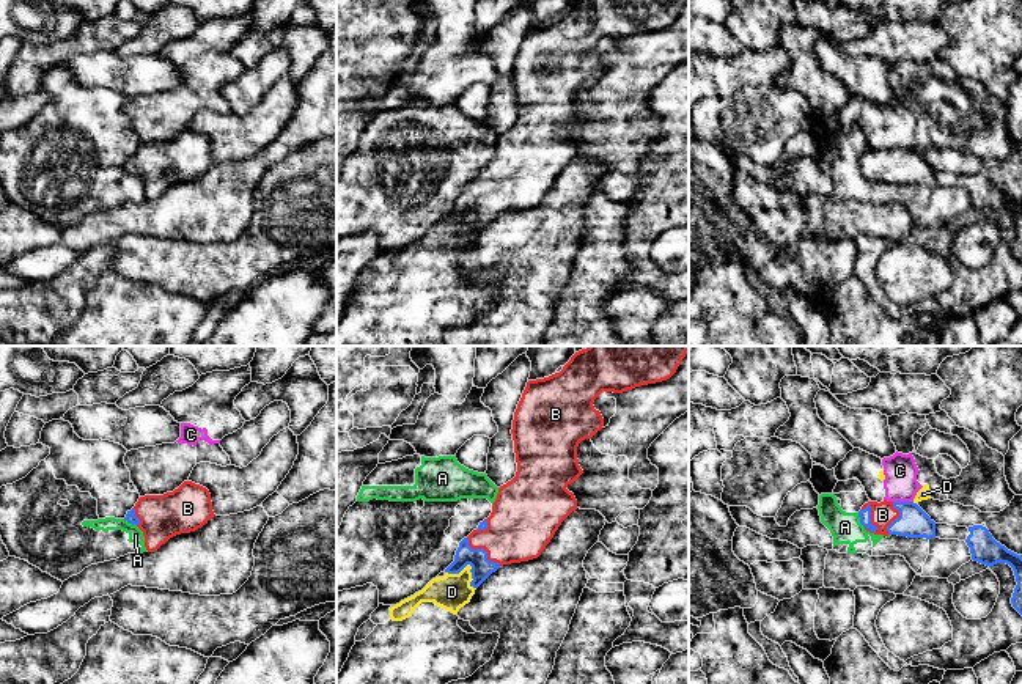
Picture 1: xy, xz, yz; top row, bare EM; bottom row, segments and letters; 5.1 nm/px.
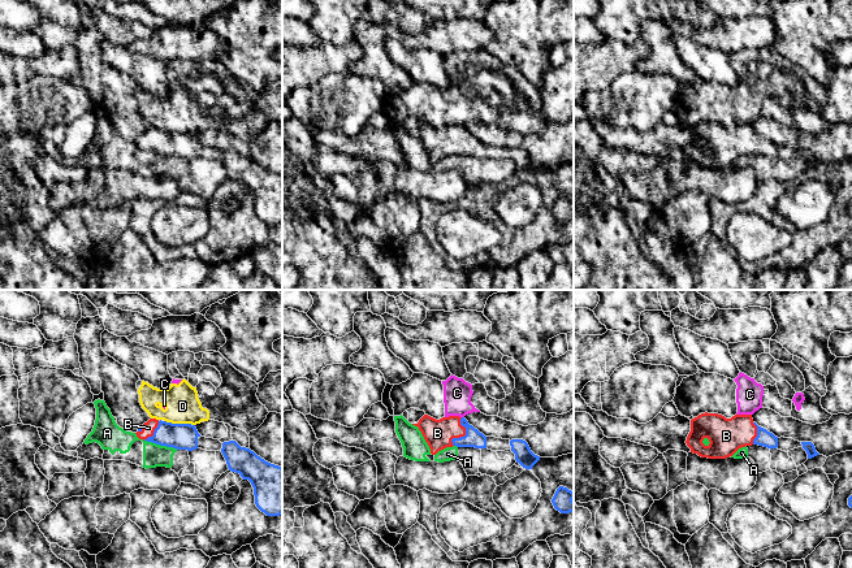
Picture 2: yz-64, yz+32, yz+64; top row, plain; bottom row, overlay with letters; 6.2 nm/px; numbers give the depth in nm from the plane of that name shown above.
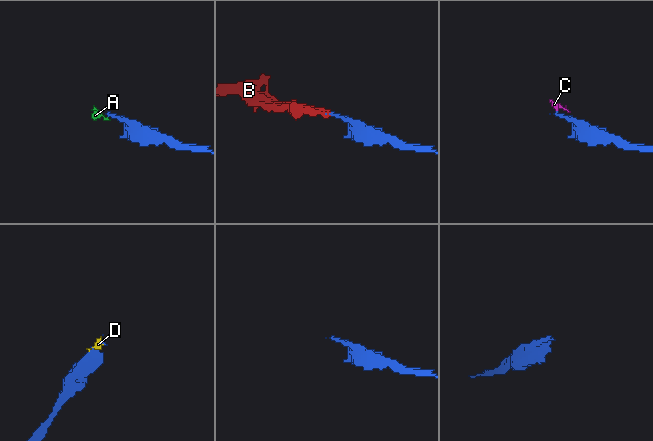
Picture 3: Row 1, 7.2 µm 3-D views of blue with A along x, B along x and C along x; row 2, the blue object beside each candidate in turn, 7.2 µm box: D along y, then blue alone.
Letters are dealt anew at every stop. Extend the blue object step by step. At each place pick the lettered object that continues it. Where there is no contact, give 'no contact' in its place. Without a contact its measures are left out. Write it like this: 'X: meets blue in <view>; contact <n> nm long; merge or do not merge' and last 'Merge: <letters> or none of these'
A: meets blue in yz; contact 90 nm long; do not merge
B: meets blue in yz; contact 160 nm long; merge
C: meets blue in yz; contact 100 nm long; do not merge
D: meets blue in xz; contact 180 nm long; do not merge
Merge: B

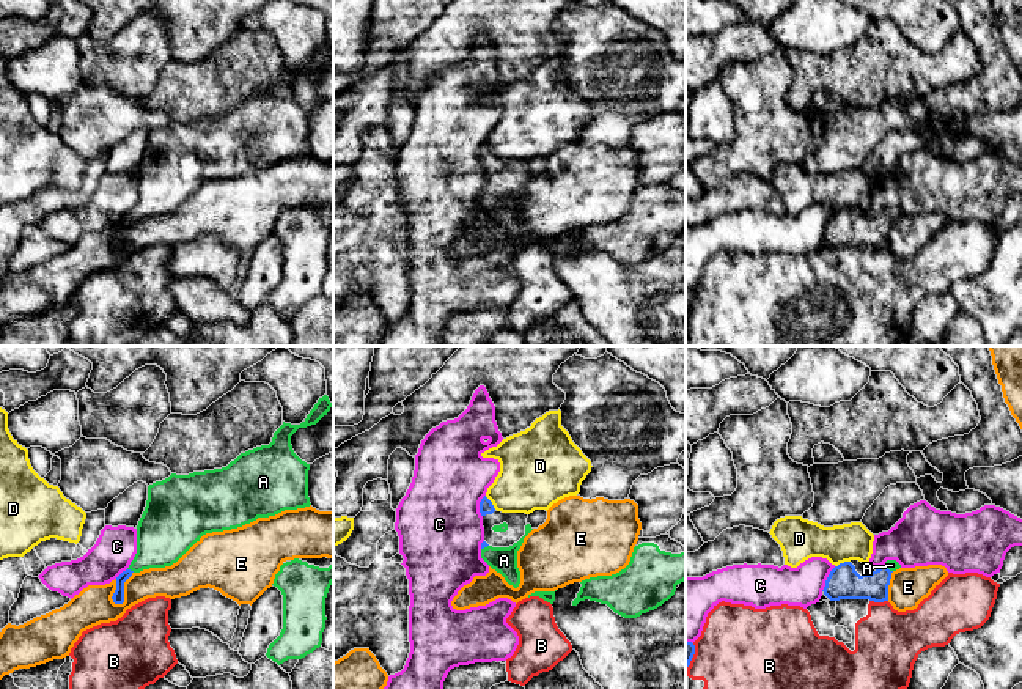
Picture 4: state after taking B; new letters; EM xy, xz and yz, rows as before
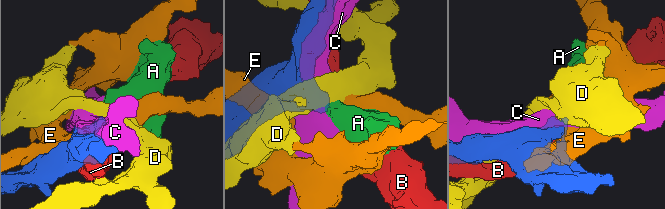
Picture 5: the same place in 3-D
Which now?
A: meets blue in xy; contact 40 nm long; merge
B: meets blue in yz; contact 100 nm long; do not merge
C: meets blue in yz; contact 150 nm long; do not merge
D: meets blue in yz; contact 90 nm long; do not merge
E: meets blue in xy; contact 200 nm long; do not merge
Merge: A

